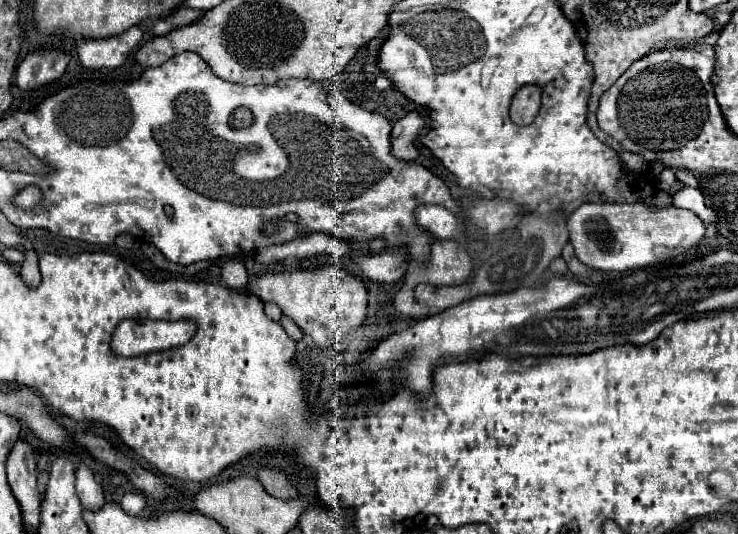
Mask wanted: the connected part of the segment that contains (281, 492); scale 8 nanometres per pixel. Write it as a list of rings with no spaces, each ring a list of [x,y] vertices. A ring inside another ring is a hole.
[[[259,469],[259,481],[263,485],[263,489],[277,497],[277,499],[295,499],[297,497],[297,489],[293,487],[293,483],[287,479],[287,475],[275,471],[275,469]]]

